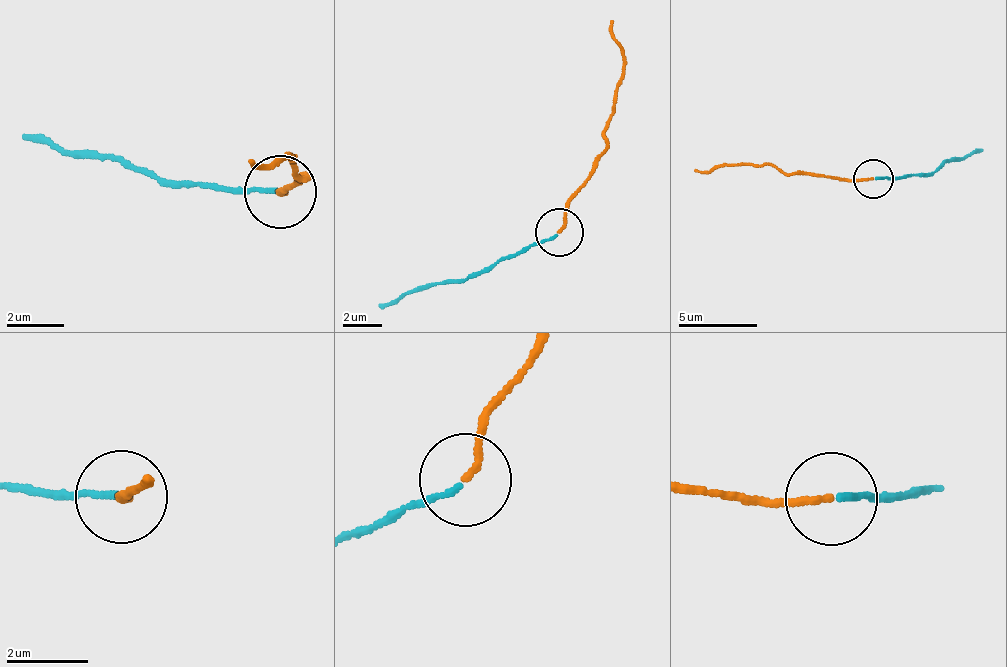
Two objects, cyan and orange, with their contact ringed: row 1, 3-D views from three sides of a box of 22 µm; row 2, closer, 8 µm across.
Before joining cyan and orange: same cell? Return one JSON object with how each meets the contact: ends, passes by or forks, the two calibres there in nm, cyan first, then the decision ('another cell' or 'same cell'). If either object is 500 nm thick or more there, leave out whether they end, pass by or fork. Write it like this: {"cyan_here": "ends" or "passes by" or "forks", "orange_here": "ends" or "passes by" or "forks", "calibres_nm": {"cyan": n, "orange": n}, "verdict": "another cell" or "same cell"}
{"cyan_here": "ends", "orange_here": "ends", "calibres_nm": {"cyan": 140, "orange": 160}, "verdict": "another cell"}

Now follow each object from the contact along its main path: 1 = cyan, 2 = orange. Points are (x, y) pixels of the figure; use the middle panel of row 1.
1: (557, 236), (474, 271), (463, 281), (412, 287), (380, 307)
2: (557, 231), (566, 197), (604, 149), (613, 116), (623, 77), (612, 19)

